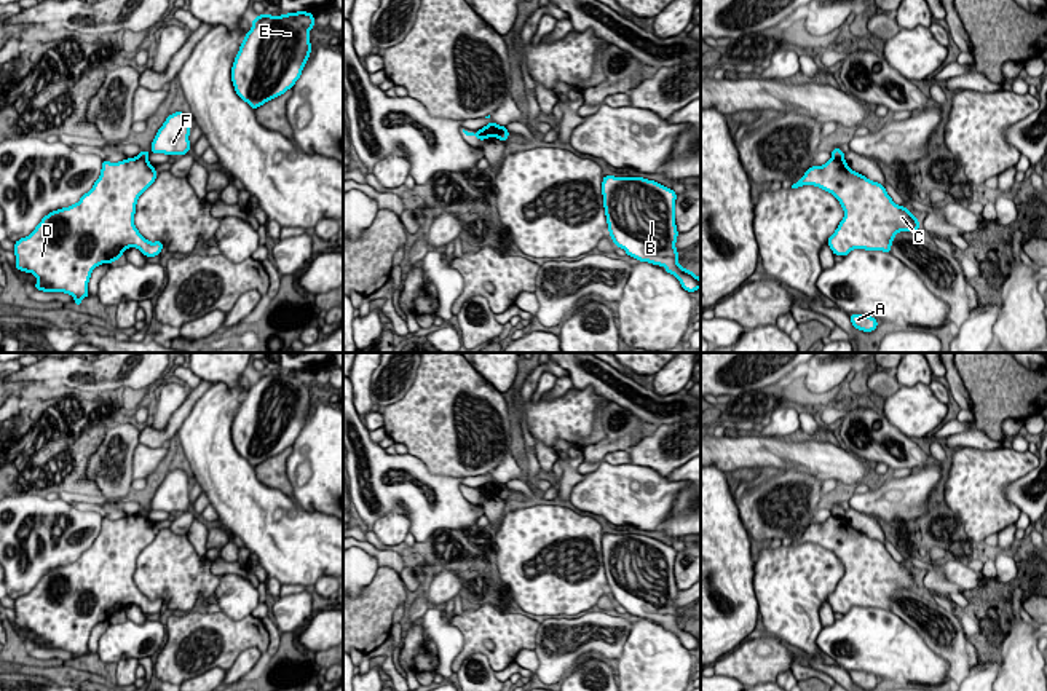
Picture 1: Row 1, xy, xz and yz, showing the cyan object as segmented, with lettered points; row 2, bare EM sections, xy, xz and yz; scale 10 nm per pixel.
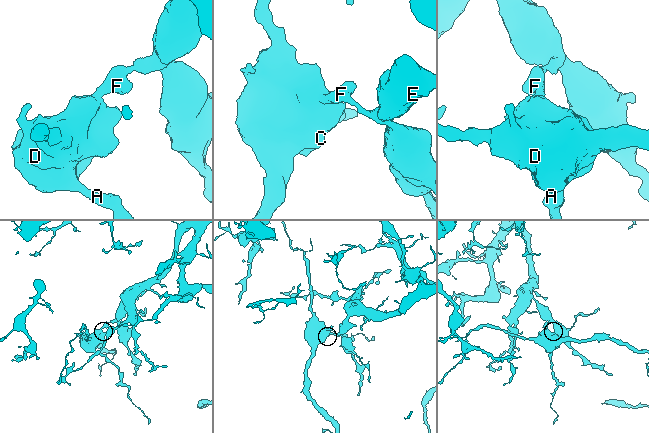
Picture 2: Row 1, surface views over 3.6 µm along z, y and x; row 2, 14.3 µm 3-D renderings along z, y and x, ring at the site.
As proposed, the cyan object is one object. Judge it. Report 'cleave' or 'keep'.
cleave

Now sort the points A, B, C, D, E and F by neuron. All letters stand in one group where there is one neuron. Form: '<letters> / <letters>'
A C D / B E F

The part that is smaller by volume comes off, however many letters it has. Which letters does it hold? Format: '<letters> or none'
A, C, D

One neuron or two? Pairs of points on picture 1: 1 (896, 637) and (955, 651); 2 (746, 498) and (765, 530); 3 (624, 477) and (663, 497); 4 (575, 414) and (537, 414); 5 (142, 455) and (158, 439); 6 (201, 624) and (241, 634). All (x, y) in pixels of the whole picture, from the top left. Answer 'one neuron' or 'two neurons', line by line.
1: two neurons
2: one neuron
3: one neuron
4: one neuron
5: two neurons
6: one neuron

